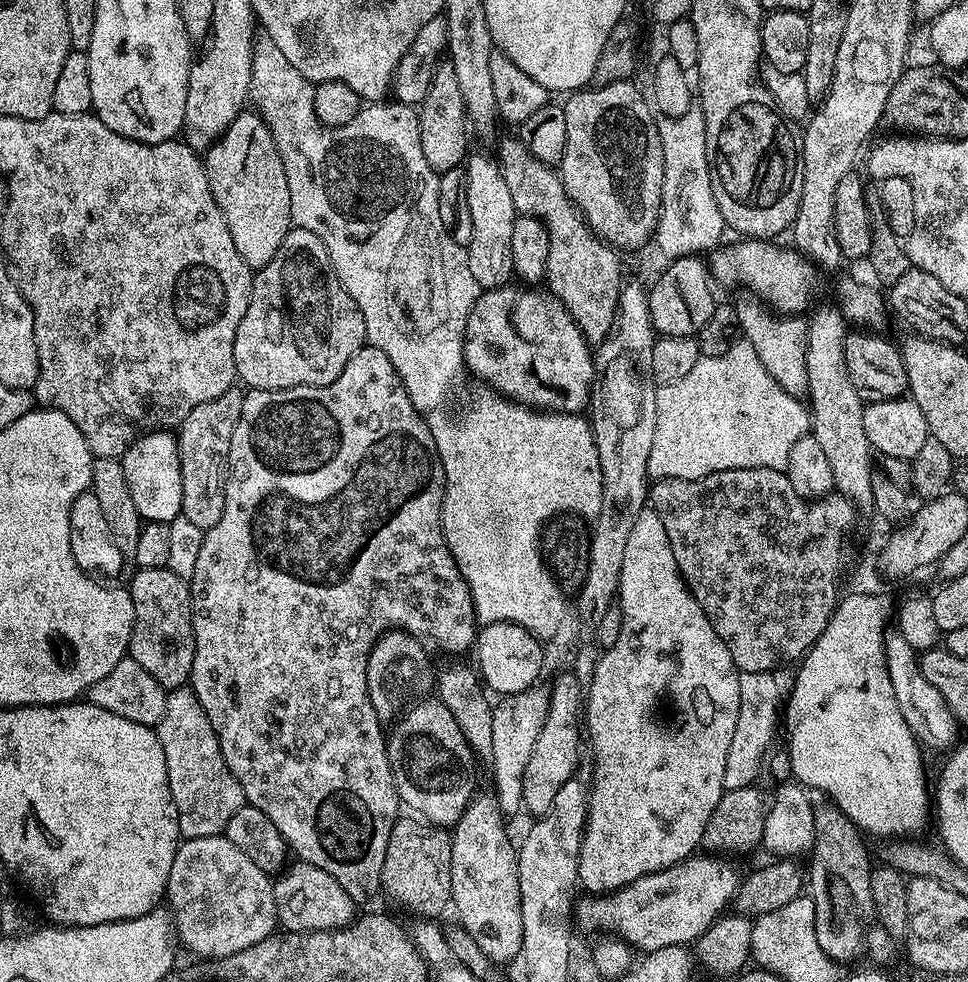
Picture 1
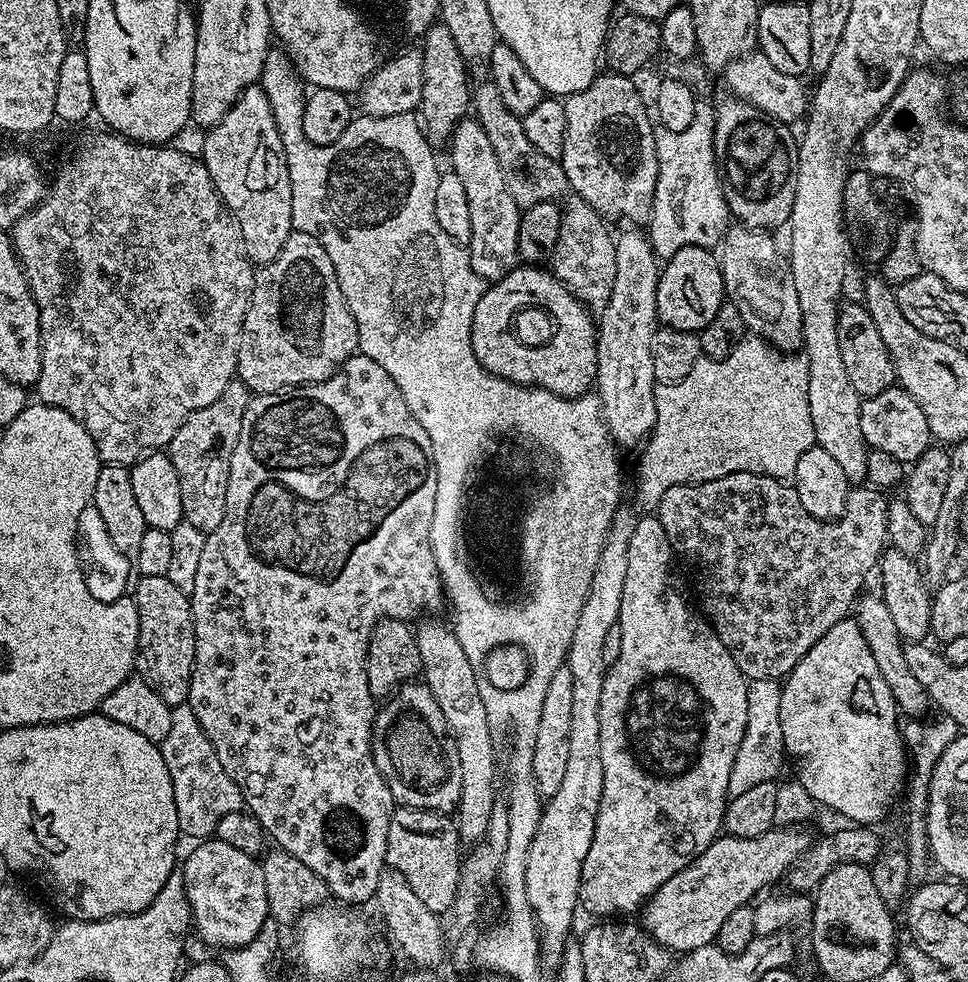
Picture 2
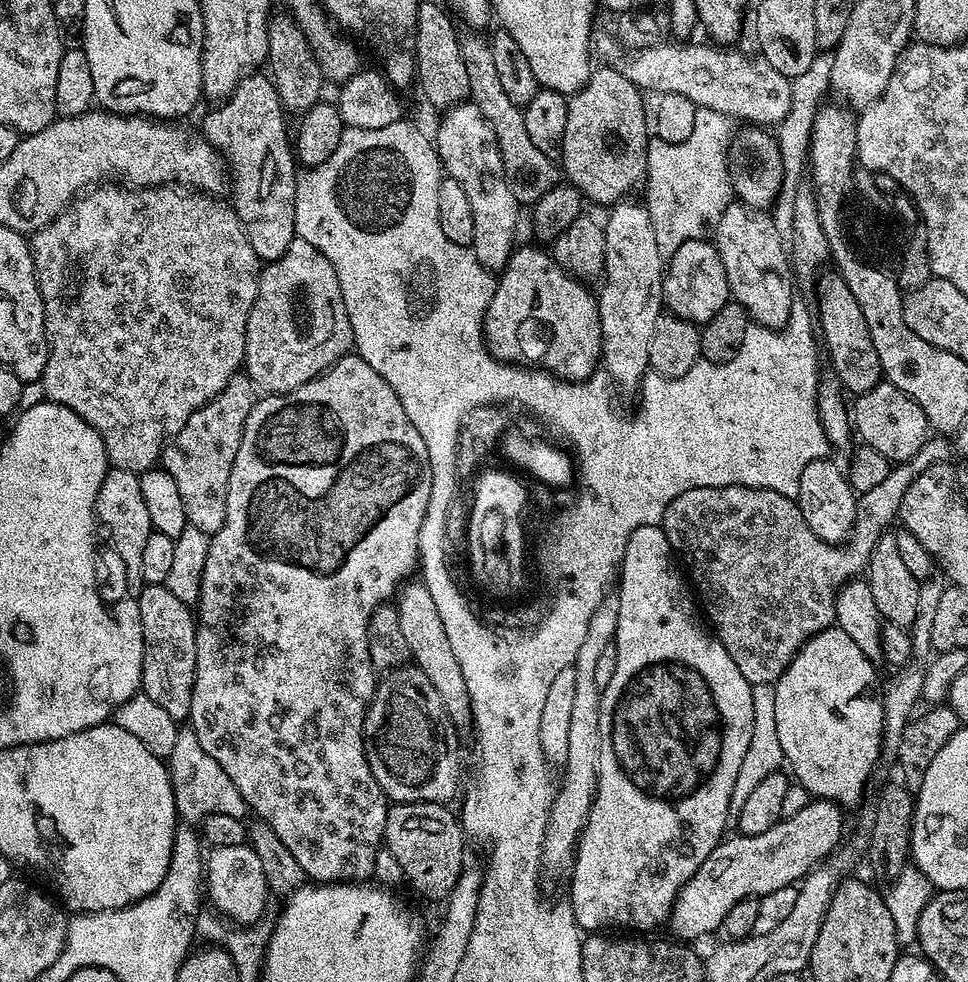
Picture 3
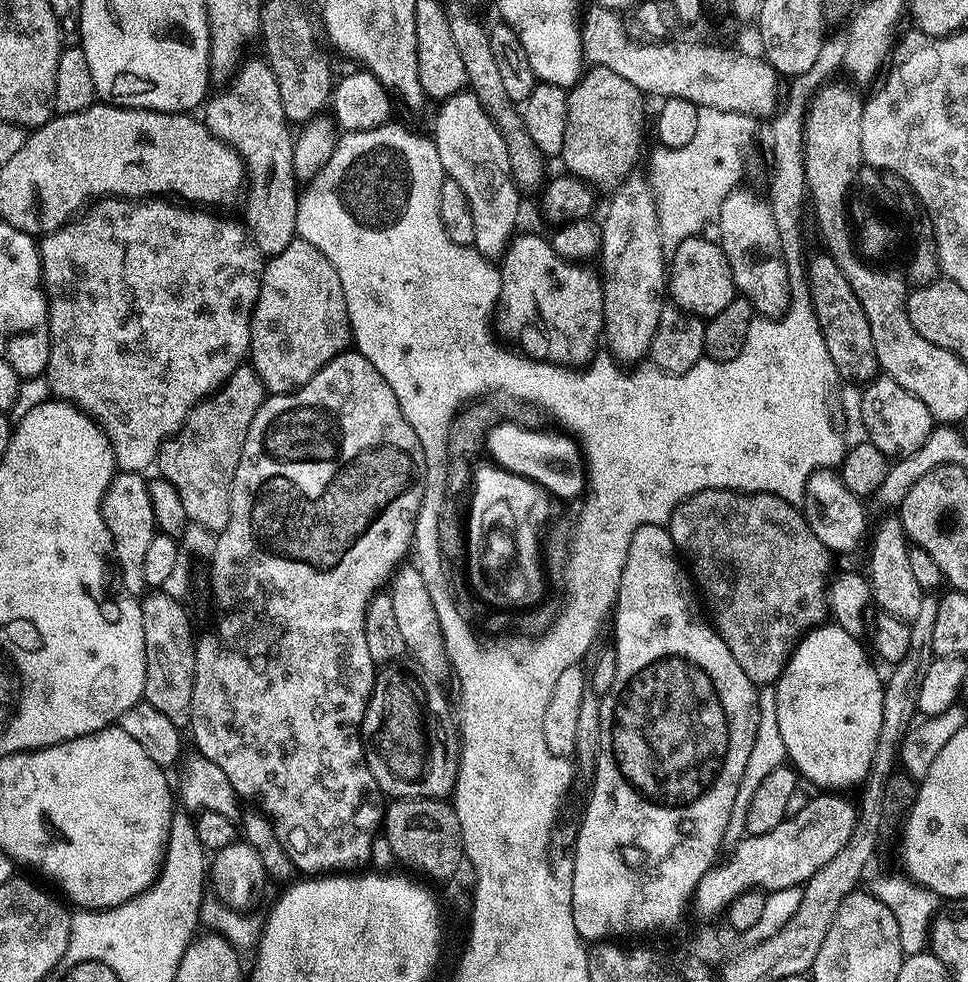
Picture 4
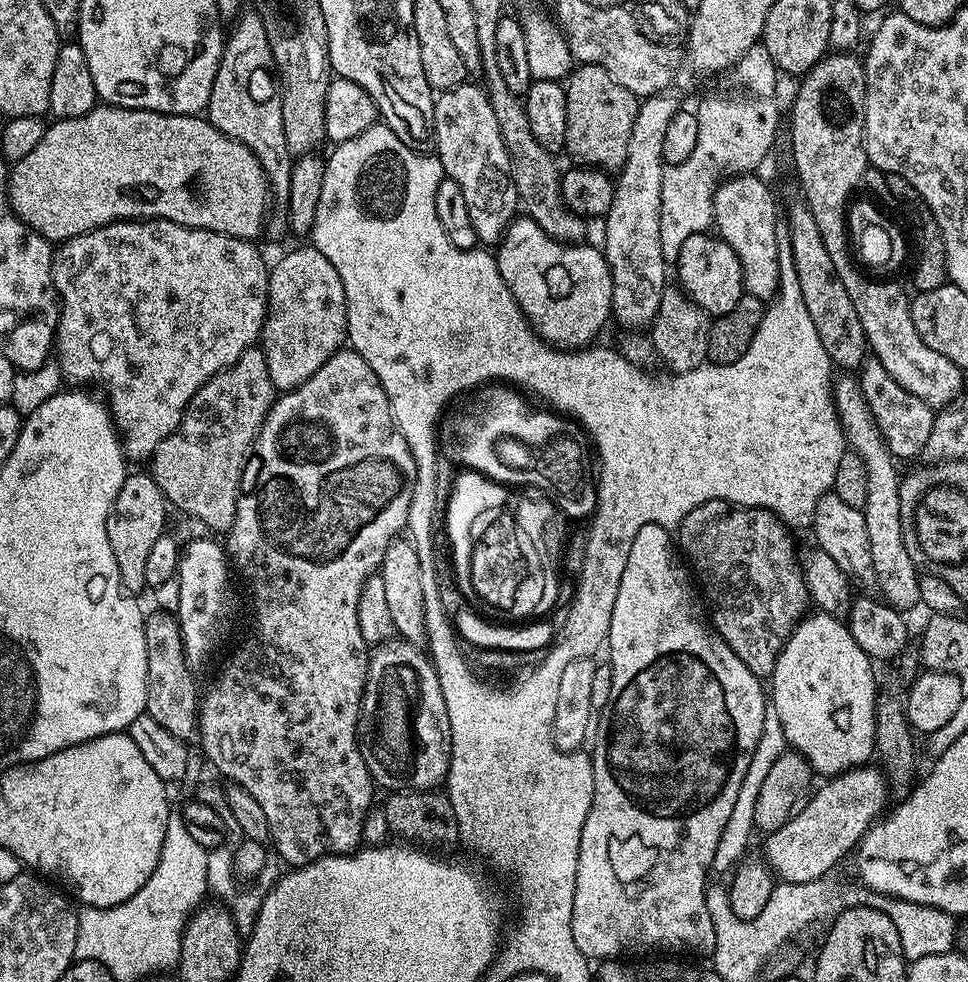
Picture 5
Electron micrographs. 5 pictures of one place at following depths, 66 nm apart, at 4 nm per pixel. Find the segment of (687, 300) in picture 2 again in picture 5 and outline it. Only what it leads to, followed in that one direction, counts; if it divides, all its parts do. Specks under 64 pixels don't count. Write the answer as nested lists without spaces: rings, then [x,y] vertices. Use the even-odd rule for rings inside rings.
[[[699,232],[686,238],[686,242],[682,242],[680,247],[674,271],[680,275],[679,287],[683,288],[684,293],[712,318],[730,314],[730,310],[734,310],[734,306],[738,306],[738,302],[746,294],[738,254],[730,250],[728,243],[716,234]]]

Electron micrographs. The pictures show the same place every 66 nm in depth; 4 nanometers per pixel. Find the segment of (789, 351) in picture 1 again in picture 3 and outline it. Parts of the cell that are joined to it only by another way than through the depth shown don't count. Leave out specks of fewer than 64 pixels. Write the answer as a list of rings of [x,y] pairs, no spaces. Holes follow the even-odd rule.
[[[733,202],[724,211],[720,221],[716,223],[714,243],[722,258],[722,266],[726,266],[726,282],[731,299],[743,306],[749,317],[764,328],[784,328],[792,310],[794,273],[785,237],[778,234],[771,215],[755,208],[747,208],[745,204]]]

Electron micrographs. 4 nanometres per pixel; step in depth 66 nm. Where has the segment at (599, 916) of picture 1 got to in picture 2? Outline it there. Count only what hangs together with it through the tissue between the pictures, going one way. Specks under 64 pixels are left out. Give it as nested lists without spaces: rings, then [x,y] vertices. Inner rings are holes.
[[[773,826],[769,832],[758,838],[721,835],[705,852],[698,854],[698,858],[694,858],[685,868],[678,870],[674,878],[662,882],[659,890],[648,897],[642,908],[644,931],[673,954],[683,954],[713,943],[720,935],[722,922],[726,922],[726,918],[730,918],[734,910],[738,910],[743,904],[755,901],[761,895],[759,892],[763,888],[768,887],[775,880],[779,881],[808,849],[810,837],[808,838],[804,831],[805,829],[800,826]]]

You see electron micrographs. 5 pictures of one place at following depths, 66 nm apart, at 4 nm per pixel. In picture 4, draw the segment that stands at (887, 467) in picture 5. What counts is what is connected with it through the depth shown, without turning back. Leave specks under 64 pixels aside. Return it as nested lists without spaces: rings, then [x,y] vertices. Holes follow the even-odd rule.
[[[899,515],[882,517],[876,524],[876,533],[872,536],[872,549],[868,552],[866,575],[868,583],[872,586],[872,599],[879,611],[889,612],[891,616],[909,622],[917,617],[926,595],[914,578],[913,568],[910,566],[912,555],[910,541],[904,533]]]

